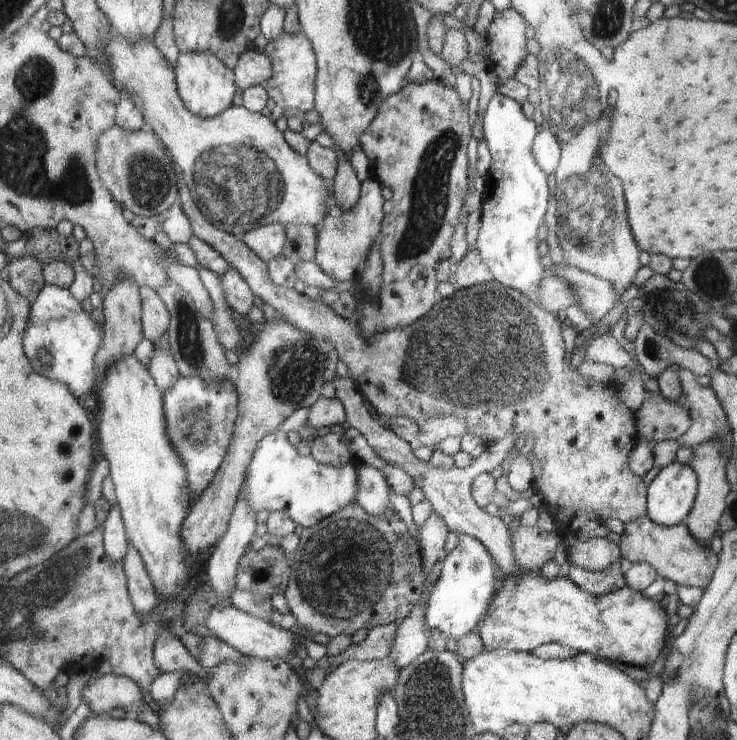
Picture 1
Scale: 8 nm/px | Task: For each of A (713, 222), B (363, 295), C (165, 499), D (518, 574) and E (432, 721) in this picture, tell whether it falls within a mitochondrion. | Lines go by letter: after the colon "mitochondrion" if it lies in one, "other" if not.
A: other
B: other
C: other
D: other
E: mitochondrion

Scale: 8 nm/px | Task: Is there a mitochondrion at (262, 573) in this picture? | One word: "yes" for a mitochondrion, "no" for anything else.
yes

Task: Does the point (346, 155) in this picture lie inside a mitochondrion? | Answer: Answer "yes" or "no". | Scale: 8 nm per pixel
no

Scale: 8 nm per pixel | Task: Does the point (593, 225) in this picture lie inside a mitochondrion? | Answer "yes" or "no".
yes

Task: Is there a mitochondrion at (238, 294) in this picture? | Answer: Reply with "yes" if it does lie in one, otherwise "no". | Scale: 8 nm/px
no

